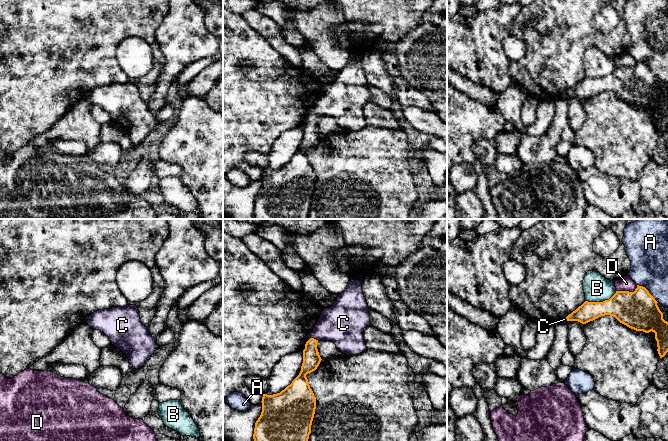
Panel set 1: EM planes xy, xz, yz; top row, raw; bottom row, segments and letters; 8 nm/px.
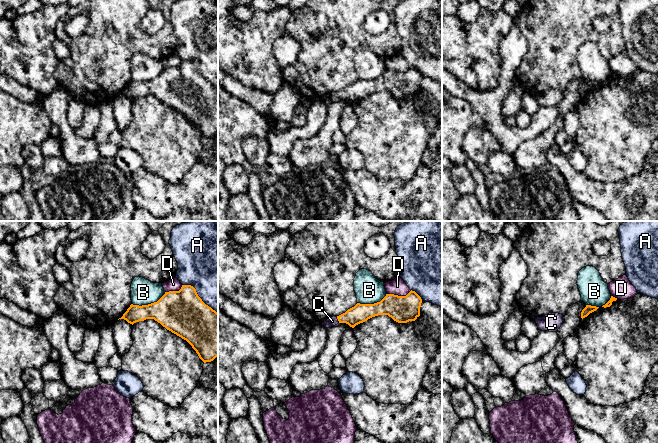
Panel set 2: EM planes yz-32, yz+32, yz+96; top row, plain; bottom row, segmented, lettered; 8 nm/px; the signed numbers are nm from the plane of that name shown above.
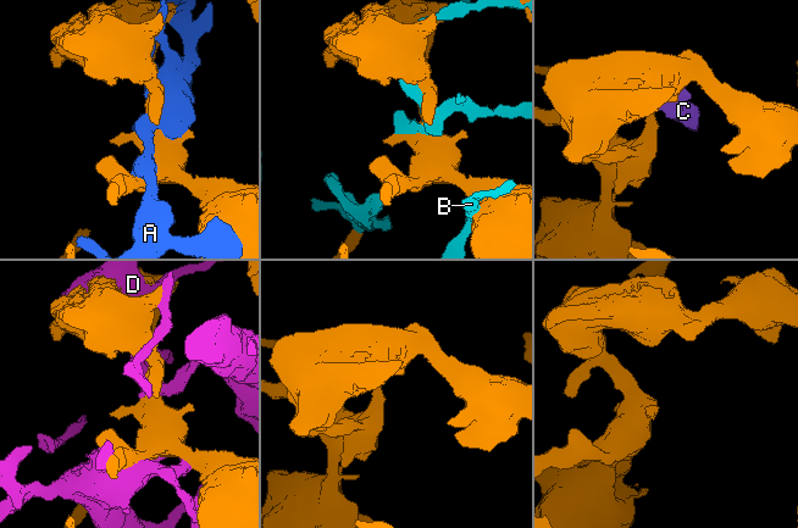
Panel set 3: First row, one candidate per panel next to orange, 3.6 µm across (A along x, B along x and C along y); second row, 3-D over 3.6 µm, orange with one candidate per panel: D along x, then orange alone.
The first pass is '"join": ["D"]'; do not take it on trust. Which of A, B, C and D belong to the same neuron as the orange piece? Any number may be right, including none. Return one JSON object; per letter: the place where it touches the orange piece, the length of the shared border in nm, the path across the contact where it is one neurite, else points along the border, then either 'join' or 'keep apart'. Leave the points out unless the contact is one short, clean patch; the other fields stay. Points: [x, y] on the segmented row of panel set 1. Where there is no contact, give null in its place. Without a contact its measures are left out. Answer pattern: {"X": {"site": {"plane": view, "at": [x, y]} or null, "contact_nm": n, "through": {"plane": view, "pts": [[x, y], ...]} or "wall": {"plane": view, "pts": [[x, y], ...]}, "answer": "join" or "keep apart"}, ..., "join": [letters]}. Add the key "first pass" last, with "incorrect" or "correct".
{"A": {"site": {"plane": "yz", "at": [648, 291]}, "contact_nm": 220, "answer": "keep apart"}, "B": {"site": {"plane": "yz", "at": [600, 302]}, "contact_nm": 260, "answer": "keep apart"}, "C": {"site": {"plane": "xz", "at": [313, 338]}, "contact_nm": 60, "through": {"plane": "xz", "pts": [[311, 359], [311, 343], [313, 338], [328, 327], [340, 323]]}, "answer": "join"}, "D": {"site": {"plane": "yz", "at": [627, 291]}, "contact_nm": 180, "answer": "keep apart"}, "join": ["C"], "first pass": "incorrect"}

